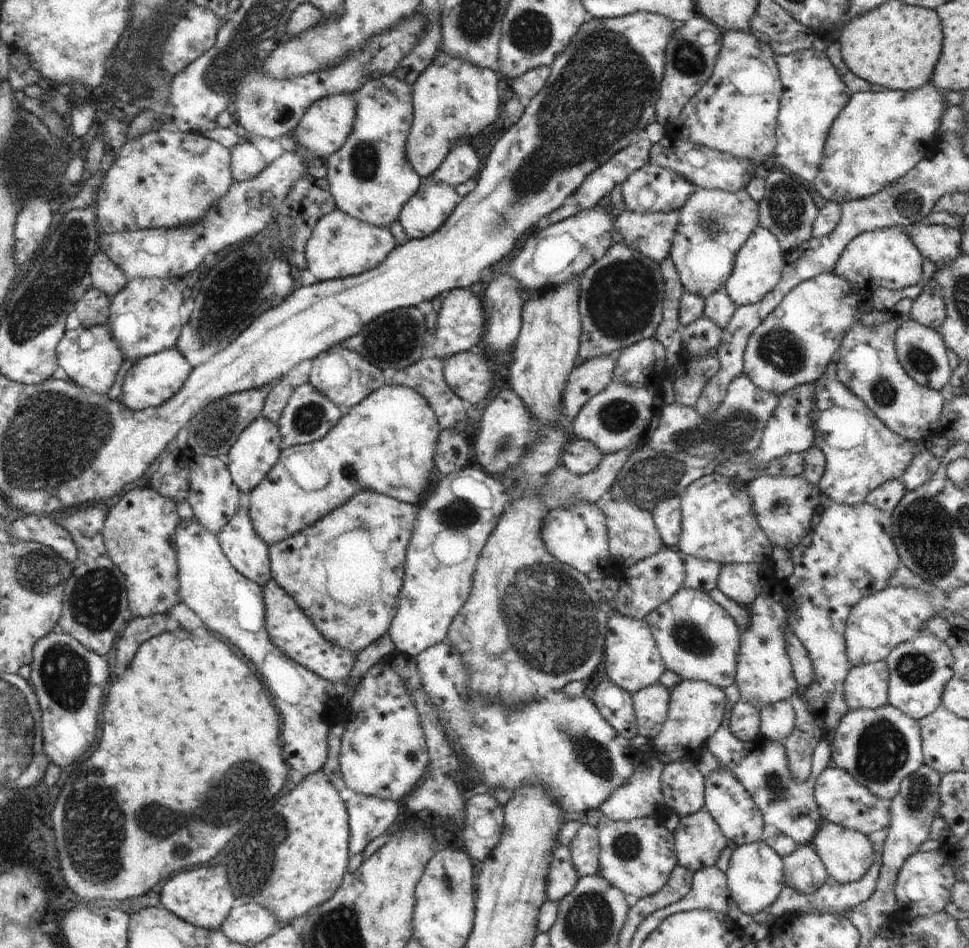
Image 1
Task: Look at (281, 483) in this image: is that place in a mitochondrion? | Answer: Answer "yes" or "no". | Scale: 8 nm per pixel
no

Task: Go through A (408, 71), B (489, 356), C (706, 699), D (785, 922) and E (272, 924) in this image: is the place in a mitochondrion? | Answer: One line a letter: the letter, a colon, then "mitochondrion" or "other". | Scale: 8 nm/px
A: other
B: other
C: other
D: other
E: other

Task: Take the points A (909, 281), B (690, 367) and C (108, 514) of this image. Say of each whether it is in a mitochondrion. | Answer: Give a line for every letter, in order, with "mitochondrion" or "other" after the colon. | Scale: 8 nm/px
A: other
B: other
C: other

